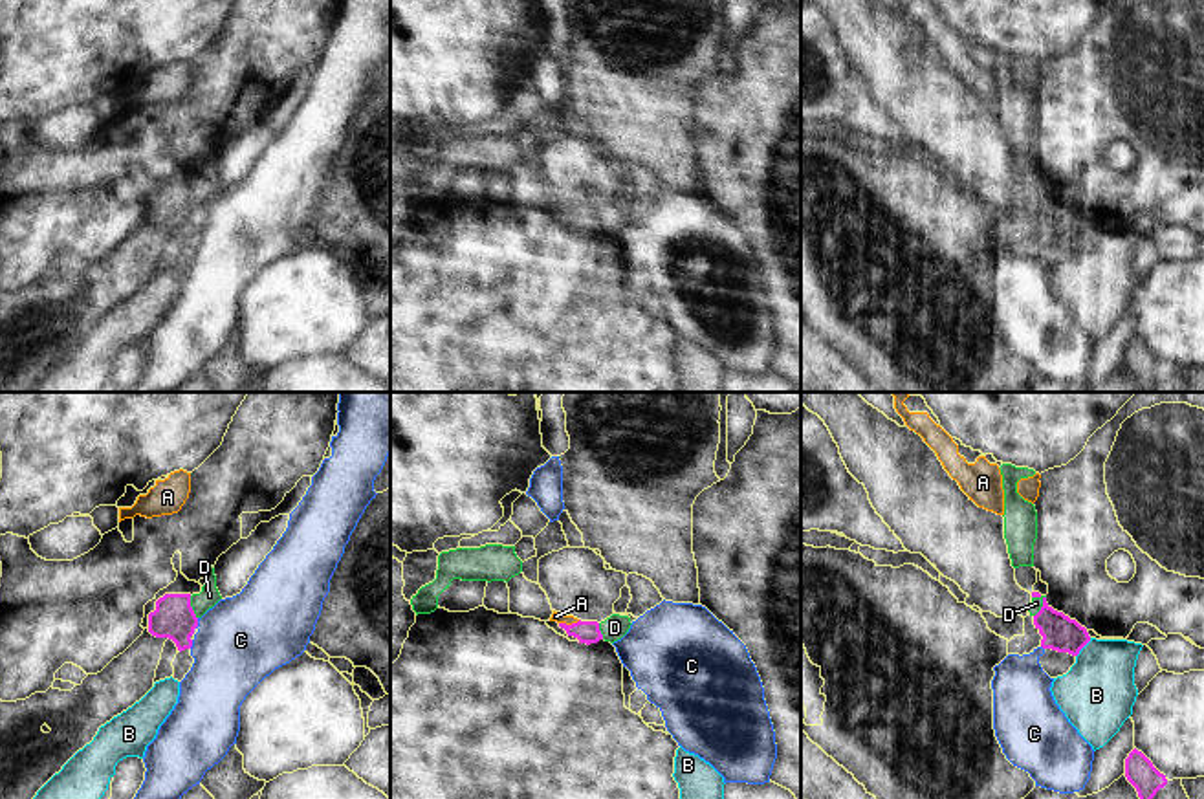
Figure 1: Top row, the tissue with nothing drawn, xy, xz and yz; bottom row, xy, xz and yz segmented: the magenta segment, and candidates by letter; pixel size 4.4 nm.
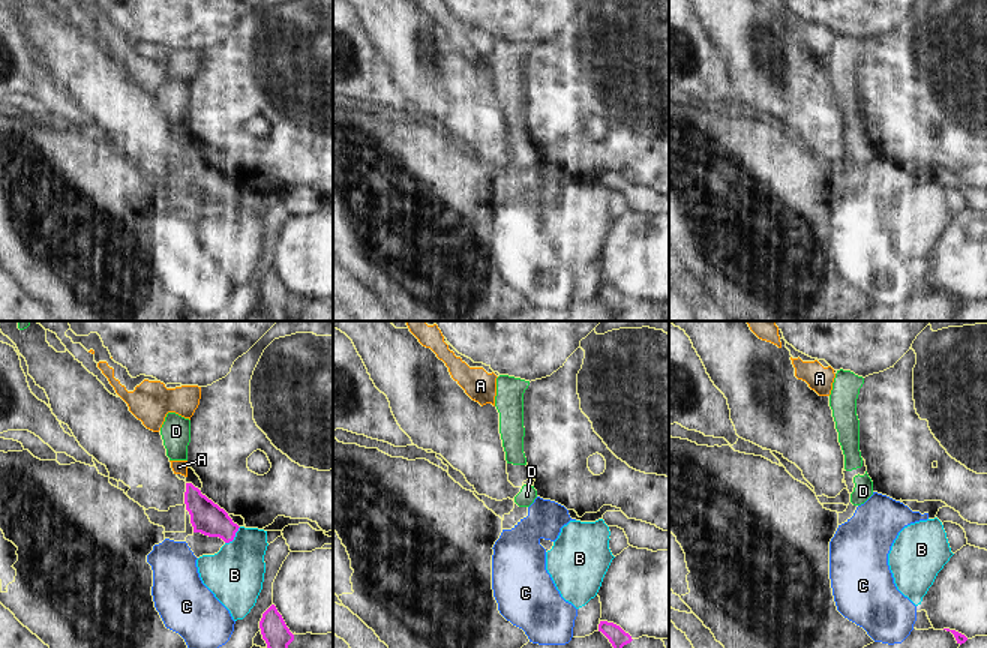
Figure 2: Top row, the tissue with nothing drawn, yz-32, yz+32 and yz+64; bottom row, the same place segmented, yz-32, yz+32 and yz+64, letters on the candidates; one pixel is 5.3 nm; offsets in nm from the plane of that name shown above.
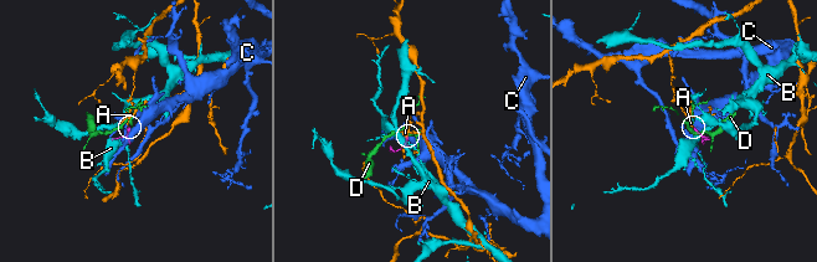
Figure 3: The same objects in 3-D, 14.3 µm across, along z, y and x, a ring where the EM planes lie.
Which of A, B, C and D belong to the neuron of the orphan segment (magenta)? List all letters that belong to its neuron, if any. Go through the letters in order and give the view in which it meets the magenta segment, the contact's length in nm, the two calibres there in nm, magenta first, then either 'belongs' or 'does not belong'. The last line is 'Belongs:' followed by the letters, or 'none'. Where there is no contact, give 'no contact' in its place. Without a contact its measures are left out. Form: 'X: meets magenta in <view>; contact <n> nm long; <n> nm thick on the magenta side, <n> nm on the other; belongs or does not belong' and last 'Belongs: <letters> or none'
A: meets magenta in xz; contact 100 nm long; 100 nm thick on the magenta side, 50 nm on the other; belongs
B: meets magenta in yz; contact 110 nm long; 160 nm thick on the magenta side, 320 nm on the other; does not belong
C: meets magenta in xy; contact 50 nm long; 180 nm thick on the magenta side, 380 nm on the other; does not belong
D: meets magenta in yz; contact 110 nm long; 160 nm thick on the magenta side, 50 nm on the other; does not belong
Belongs: A

